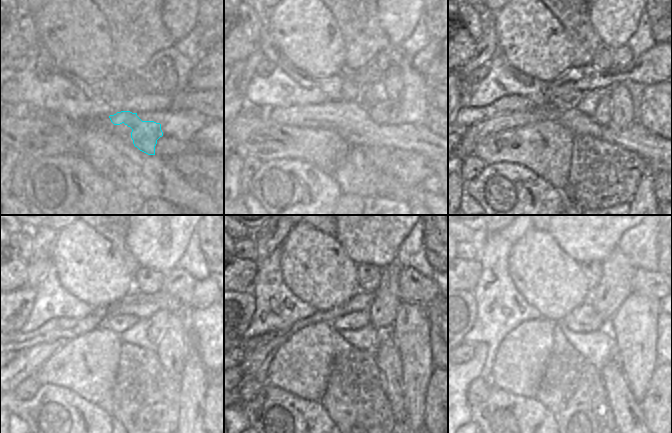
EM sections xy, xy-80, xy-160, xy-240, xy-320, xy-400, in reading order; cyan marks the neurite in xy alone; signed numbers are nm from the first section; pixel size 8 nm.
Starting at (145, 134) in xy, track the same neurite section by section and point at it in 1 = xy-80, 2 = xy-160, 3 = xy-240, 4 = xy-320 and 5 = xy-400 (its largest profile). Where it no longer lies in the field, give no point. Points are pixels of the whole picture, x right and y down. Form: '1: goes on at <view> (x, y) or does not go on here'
1: goes on at xy-80 (379, 113)
2: goes on at xy-160 (602, 114)
3: goes on at xy-240 (158, 321)
4: goes on at xy-320 (382, 313)
5: goes on at xy-400 (616, 284)

